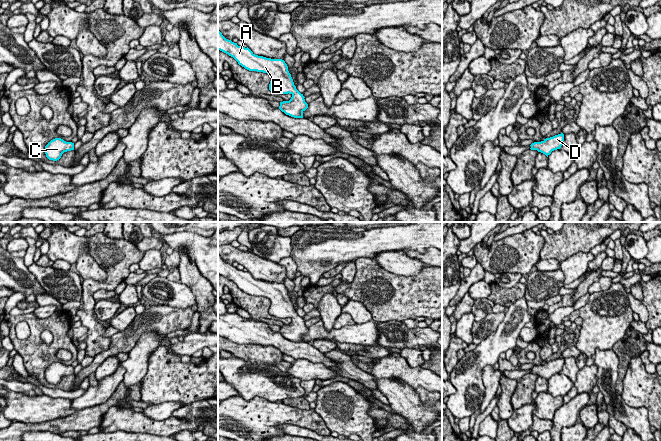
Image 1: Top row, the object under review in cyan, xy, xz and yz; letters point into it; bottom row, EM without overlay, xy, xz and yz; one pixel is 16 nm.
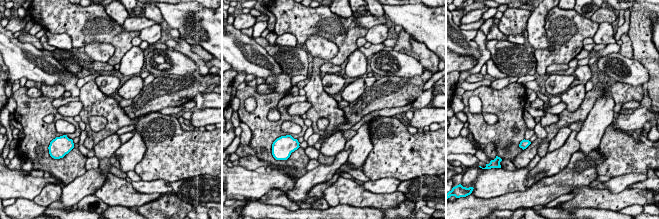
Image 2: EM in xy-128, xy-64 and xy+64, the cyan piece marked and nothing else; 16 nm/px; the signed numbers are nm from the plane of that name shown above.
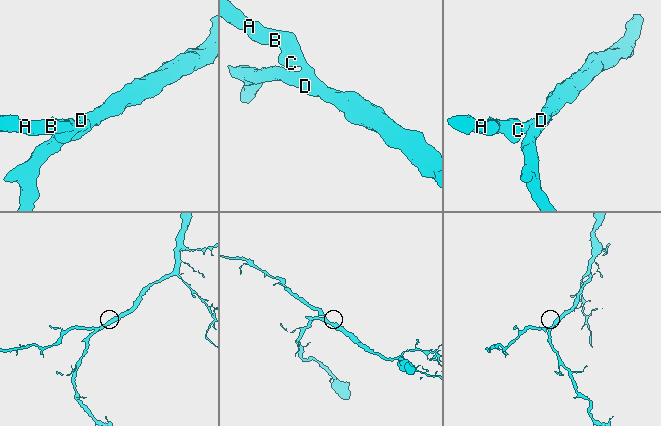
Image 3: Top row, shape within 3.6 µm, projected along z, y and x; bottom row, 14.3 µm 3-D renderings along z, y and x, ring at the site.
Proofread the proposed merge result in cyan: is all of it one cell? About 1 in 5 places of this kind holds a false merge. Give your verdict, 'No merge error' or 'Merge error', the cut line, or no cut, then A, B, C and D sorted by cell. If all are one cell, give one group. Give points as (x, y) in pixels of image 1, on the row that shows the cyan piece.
No merge error. No split. Groups: A B C D

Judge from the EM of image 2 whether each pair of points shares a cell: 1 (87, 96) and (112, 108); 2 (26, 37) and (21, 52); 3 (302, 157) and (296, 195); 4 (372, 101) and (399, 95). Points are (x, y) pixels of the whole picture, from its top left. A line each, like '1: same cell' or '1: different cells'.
1: same cell
2: different cells
3: different cells
4: same cell

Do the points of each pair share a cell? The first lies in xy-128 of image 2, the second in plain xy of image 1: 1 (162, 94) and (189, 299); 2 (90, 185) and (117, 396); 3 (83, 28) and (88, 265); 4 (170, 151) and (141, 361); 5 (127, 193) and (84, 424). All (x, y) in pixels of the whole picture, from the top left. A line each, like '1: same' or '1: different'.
1: different
2: different
3: different
4: different
5: different

